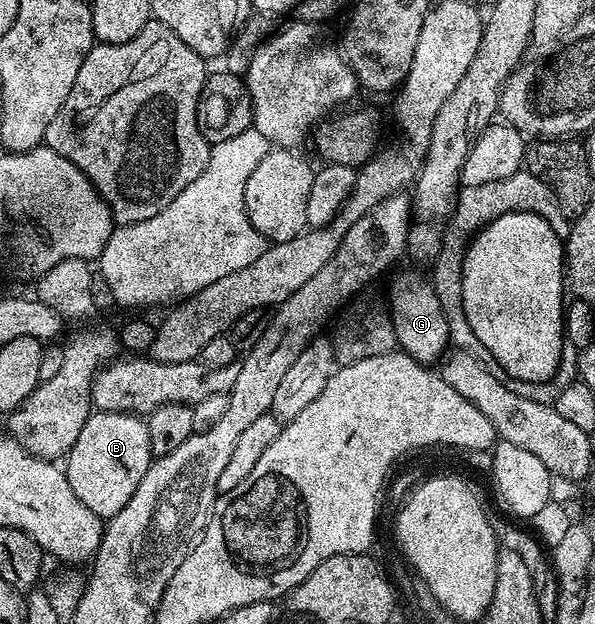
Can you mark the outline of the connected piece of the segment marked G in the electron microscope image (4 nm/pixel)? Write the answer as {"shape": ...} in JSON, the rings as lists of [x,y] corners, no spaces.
{"shape":[[[418,271],[400,272],[390,283],[388,310],[398,338],[397,346],[416,362],[434,365],[447,354],[450,343],[448,321],[444,317],[444,309],[440,309],[440,297],[427,276],[425,279]]]}

